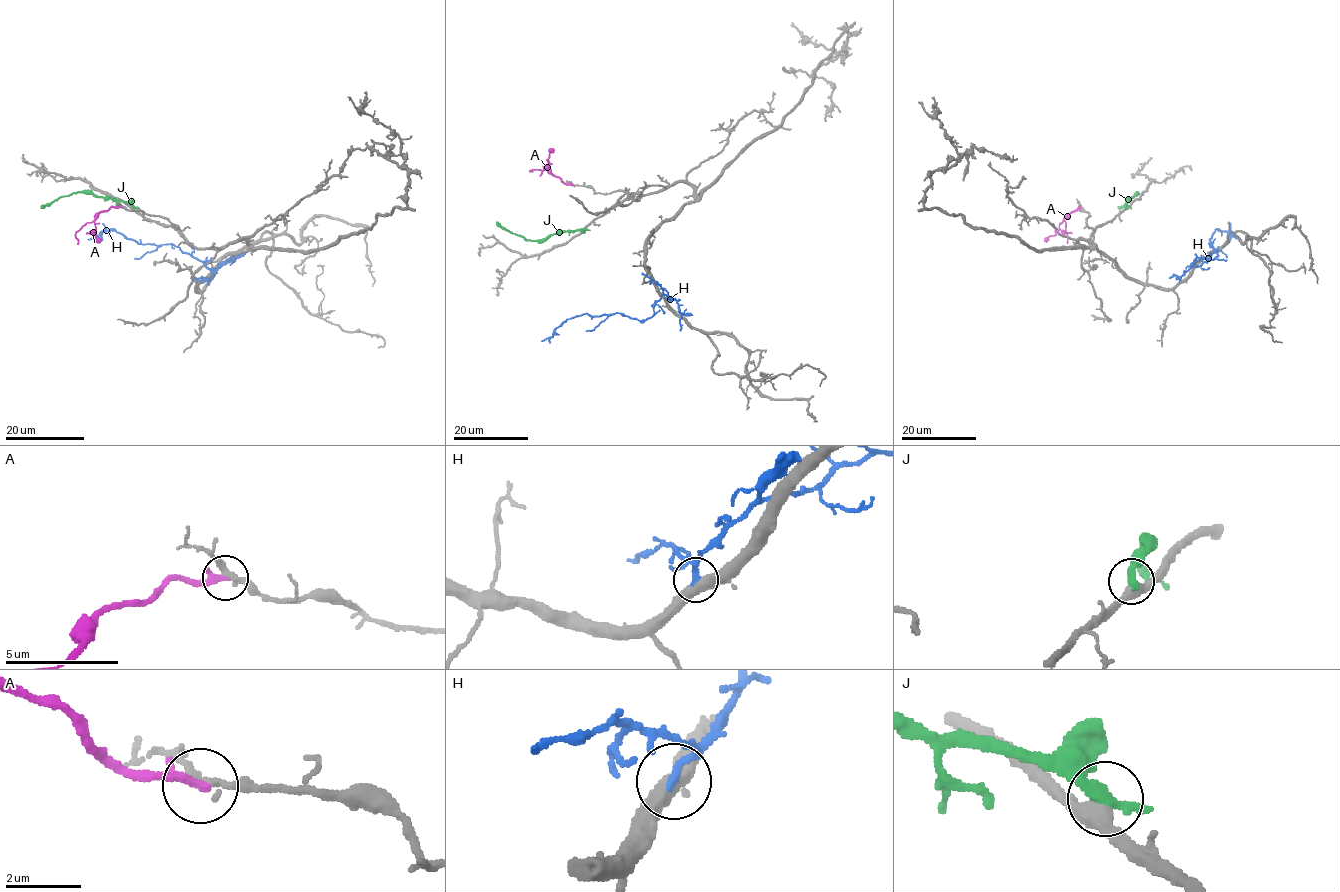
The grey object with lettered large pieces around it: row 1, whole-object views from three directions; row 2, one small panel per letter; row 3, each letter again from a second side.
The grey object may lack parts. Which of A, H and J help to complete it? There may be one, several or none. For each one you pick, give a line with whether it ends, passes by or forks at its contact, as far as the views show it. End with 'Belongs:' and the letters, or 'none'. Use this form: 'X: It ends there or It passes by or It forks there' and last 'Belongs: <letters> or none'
Belongs: none

